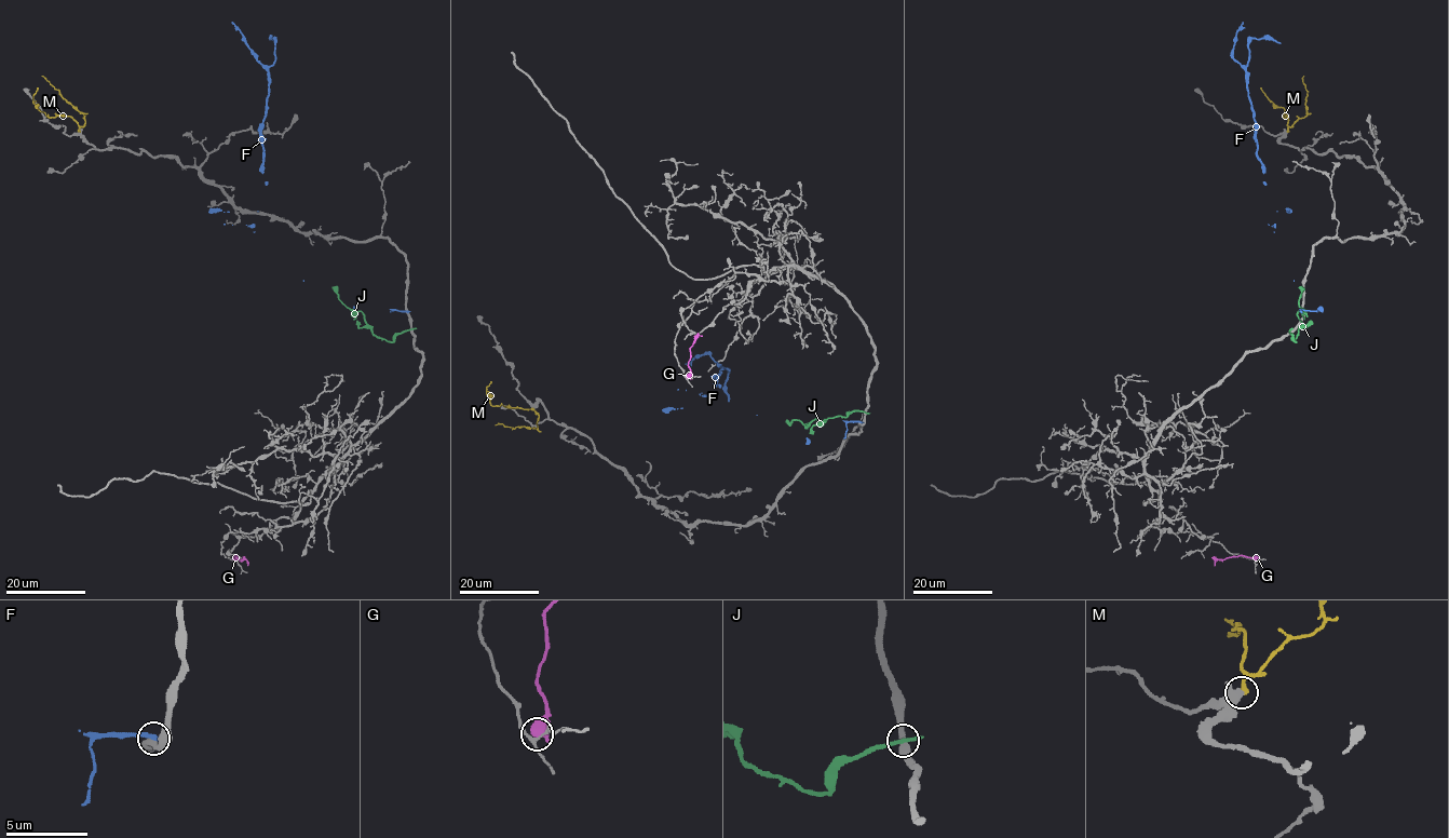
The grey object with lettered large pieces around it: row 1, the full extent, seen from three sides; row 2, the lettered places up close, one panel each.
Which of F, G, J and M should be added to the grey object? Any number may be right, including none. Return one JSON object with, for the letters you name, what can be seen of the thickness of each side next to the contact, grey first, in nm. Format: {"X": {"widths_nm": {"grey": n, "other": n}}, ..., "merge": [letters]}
{"M": {"widths_nm": {"grey": 600, "other": 320}}, "merge": ["M"]}

